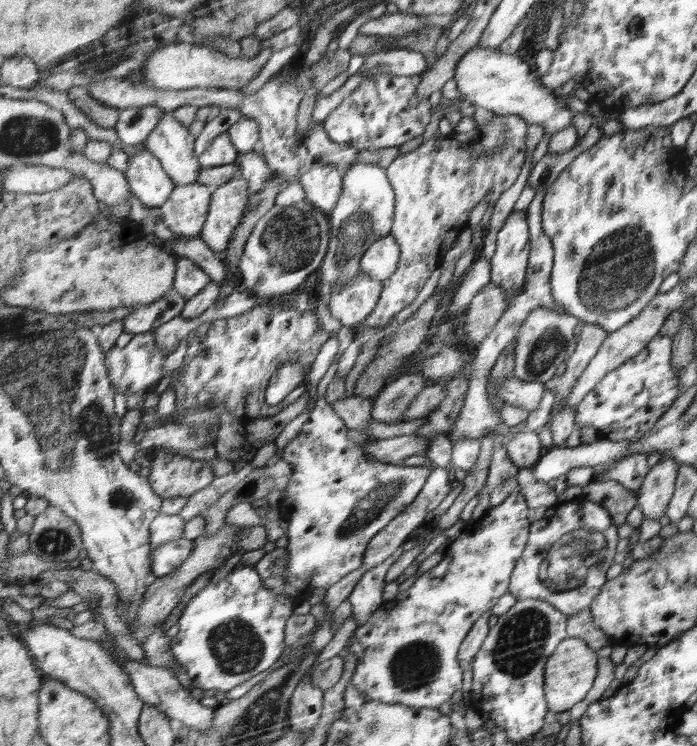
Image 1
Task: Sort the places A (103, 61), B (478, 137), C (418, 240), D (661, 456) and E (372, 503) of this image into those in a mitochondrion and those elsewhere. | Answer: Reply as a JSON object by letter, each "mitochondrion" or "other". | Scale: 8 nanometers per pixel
{"A":"mitochondrion","B":"other","C":"other","D":"other","E":"mitochondrion"}

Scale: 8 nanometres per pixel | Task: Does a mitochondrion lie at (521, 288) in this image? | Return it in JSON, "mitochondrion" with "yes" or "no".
{"mitochondrion":"no"}

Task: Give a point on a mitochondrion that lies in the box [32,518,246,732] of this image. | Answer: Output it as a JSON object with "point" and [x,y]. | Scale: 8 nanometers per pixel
{"point":[53,541]}

